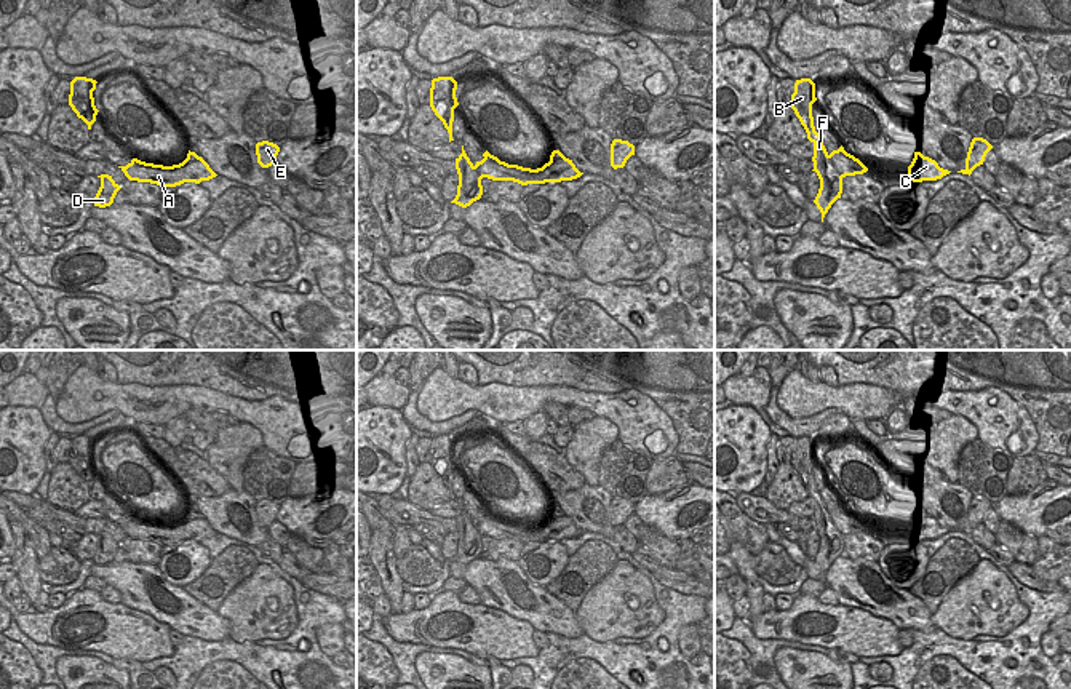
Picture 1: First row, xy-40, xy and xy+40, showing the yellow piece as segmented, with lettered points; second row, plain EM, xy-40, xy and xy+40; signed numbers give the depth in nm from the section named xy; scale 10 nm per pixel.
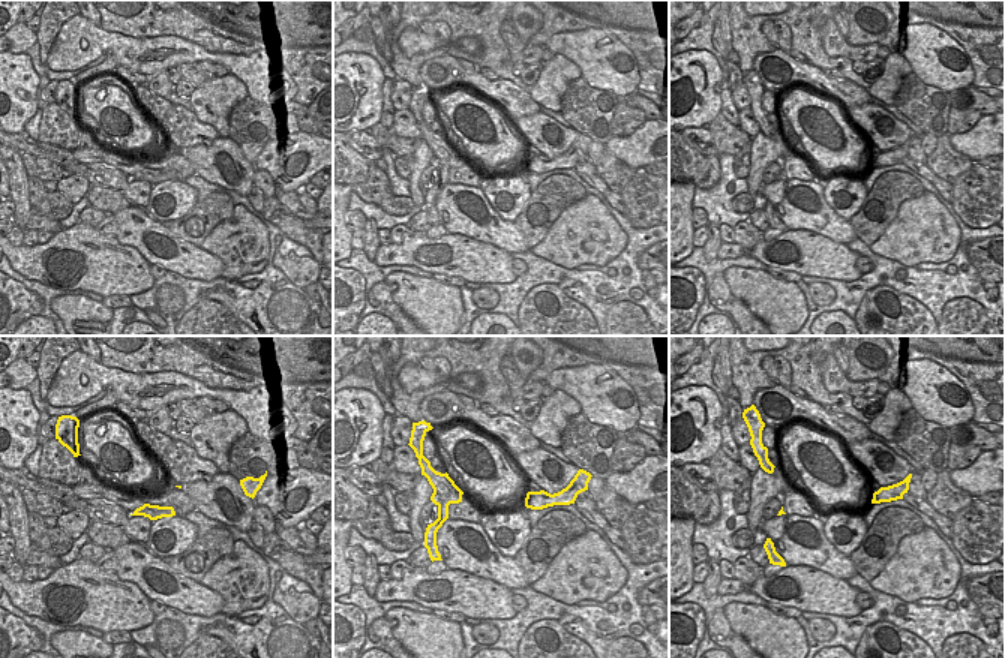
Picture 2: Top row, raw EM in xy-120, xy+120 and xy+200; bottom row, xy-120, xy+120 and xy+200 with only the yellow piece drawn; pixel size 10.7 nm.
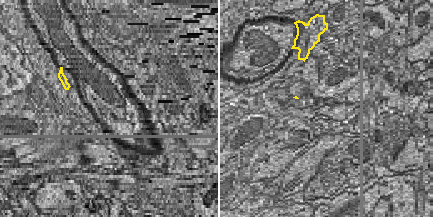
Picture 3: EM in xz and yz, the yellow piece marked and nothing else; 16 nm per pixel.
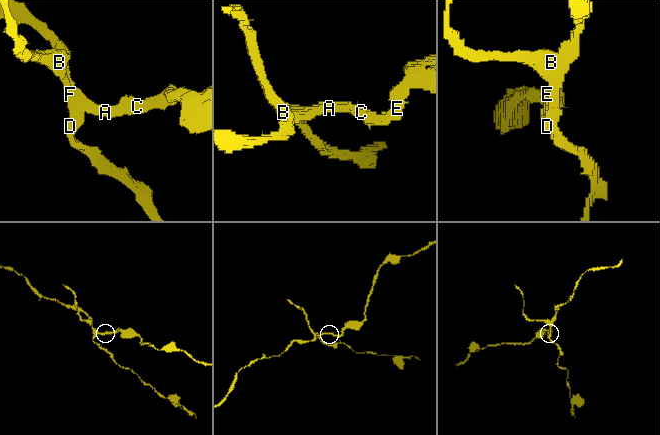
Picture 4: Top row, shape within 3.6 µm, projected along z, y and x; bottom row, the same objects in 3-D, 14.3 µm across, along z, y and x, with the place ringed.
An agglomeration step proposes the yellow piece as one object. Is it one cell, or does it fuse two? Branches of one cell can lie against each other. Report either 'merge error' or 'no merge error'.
merge error

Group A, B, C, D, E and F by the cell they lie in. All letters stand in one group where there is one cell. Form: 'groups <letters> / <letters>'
groups A C E / B D F

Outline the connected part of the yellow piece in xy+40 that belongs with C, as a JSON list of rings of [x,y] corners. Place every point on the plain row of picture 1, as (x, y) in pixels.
[[[914,510],[914,516],[905,536],[913,540],[922,540],[942,537],[950,531],[951,529],[940,526],[935,518],[924,515],[921,510]]]

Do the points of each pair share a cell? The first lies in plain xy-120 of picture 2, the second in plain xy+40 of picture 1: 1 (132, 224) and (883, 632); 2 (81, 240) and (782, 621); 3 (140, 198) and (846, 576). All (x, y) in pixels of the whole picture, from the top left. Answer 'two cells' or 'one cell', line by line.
1: two cells
2: one cell
3: two cells

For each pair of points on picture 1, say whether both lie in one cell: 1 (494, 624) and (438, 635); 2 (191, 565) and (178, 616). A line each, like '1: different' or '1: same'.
1: same
2: different

